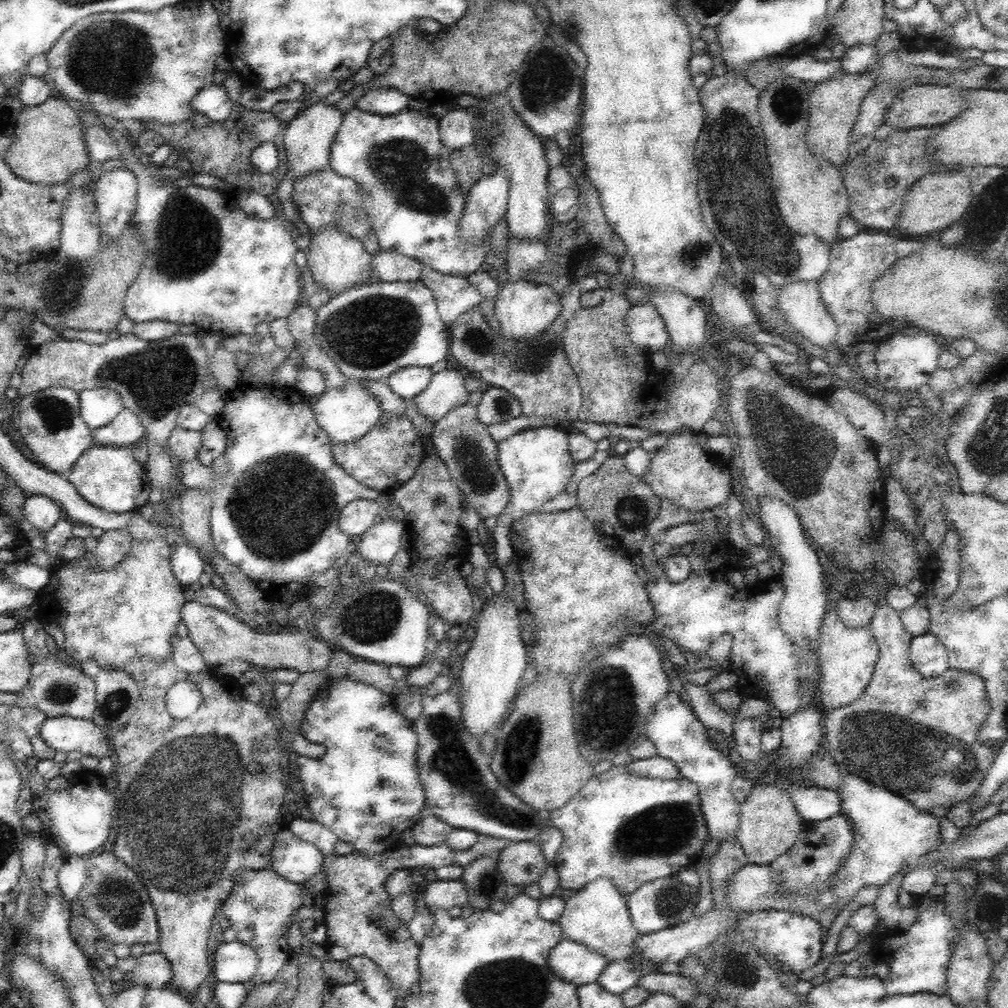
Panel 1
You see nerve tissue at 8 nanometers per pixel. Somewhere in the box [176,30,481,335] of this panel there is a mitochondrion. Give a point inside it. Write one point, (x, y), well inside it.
(402, 166)

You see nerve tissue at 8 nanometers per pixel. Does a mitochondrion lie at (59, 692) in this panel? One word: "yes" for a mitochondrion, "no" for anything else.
yes

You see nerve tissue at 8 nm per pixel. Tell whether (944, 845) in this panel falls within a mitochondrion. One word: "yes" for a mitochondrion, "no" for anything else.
no

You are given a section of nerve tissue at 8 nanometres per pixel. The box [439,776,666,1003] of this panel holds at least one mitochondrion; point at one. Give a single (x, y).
(518, 819)

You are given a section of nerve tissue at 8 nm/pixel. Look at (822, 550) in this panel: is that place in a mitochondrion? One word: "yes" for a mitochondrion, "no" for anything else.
no

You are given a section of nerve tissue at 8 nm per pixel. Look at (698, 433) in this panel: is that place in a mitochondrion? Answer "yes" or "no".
no

